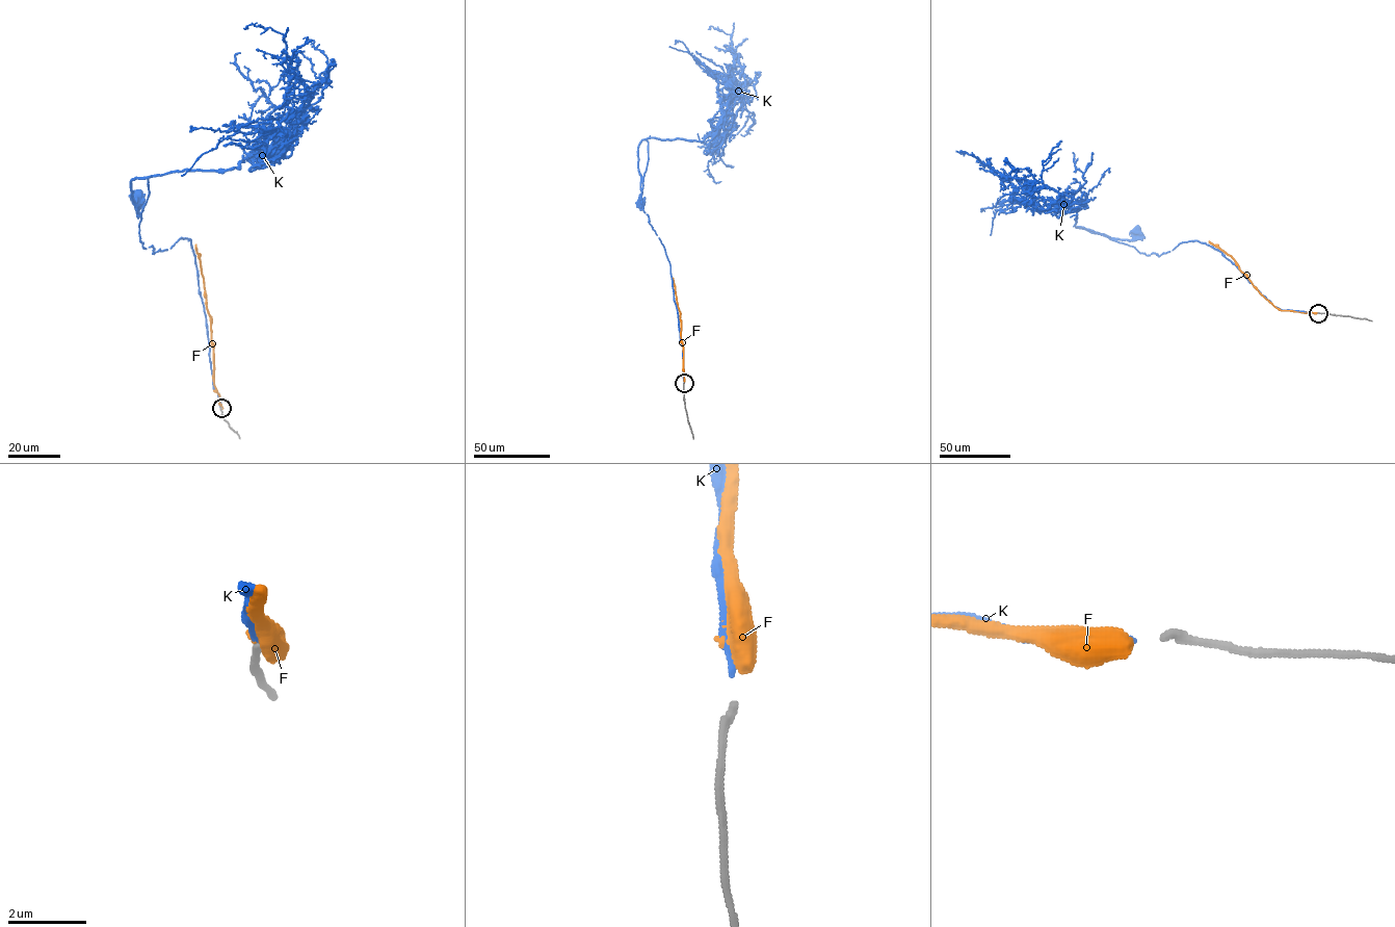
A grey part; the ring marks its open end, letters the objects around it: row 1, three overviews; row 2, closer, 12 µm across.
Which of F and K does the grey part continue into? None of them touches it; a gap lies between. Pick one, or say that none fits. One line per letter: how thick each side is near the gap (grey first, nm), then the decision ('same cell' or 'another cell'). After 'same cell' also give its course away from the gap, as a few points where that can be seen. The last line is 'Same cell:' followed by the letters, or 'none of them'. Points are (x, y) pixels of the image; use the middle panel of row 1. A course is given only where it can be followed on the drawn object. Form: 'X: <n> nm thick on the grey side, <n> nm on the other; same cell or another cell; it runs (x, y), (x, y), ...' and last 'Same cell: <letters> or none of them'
F: 200 nm thick on the grey side, 550 nm on the other; another cell
K: 200 nm thick on the grey side, 180 nm on the other; same cell; it runs (684, 382), (683, 346), (669, 261), (641, 203), (648, 160), (646, 139), (637, 149), (640, 204)
Same cell: K

